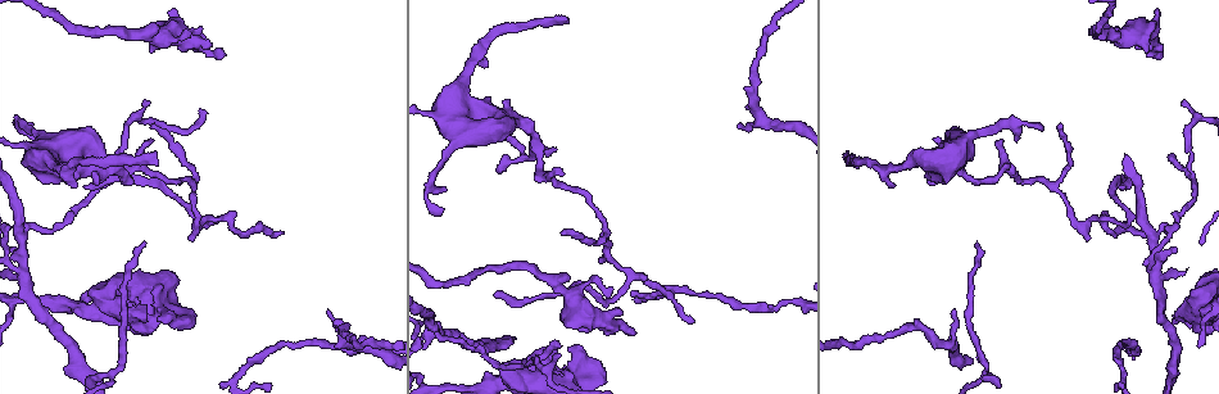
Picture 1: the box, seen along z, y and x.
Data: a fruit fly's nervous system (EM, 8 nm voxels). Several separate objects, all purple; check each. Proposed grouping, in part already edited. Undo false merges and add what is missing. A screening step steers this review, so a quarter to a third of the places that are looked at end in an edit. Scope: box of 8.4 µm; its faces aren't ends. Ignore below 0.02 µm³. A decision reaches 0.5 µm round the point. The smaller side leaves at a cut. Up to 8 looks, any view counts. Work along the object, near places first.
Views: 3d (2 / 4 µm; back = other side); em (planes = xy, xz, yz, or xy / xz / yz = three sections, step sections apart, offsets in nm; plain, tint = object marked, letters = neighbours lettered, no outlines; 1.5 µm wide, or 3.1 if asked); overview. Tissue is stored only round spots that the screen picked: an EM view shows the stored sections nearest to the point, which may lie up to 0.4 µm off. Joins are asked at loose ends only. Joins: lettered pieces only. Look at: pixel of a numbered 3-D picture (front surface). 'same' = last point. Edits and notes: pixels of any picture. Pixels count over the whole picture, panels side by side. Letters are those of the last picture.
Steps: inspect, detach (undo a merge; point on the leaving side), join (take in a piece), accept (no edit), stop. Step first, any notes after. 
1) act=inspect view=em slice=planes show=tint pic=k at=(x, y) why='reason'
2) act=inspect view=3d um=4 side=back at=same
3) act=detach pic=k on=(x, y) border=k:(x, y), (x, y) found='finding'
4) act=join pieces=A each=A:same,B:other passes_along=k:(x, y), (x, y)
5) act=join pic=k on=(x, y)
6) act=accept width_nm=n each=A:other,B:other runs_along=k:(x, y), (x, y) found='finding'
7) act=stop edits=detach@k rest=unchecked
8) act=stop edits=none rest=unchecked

act=inspect view=em slice=planes show=tint pic=1 at=(1111, 34) why='sudden change in width'

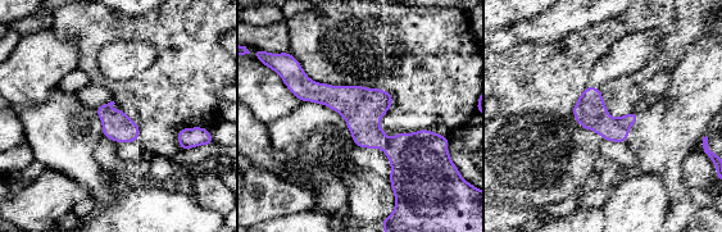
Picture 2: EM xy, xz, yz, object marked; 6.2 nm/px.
act=inspect view=em slice=planes show=letters at=same why='what lies round it'

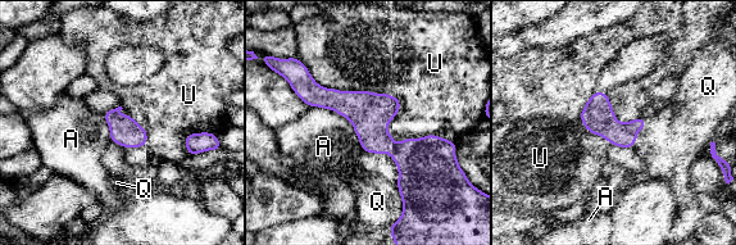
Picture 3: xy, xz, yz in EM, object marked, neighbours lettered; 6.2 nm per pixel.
act=accept width_nm=190 each=A:other,Q:other,U:other border=3:(309, 107), (344, 116), (363, 150) found='one cell here'

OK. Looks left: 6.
act=inspect view=em slice=planes show=letters pic=1 at=(150, 125) why='an open end'

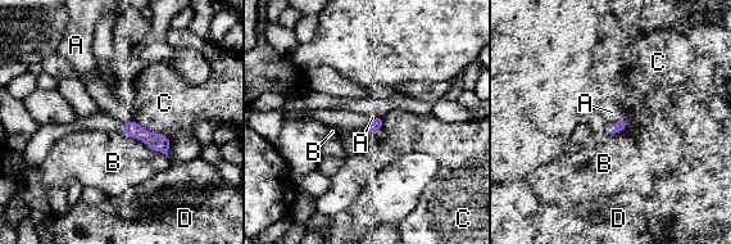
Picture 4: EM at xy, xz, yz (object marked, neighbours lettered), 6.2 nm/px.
act=accept each=A:other,B:other,C:other,D:other border=4:(132, 118), (125, 122) found='no lettered piece goes on from it'

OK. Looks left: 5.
act=inspect view=3d um=4 pic=1 at=(632, 332) why='free end'

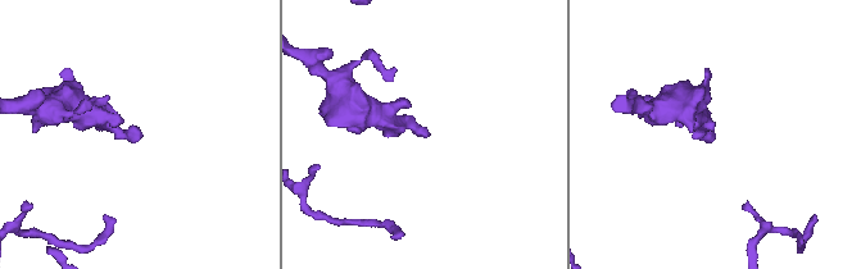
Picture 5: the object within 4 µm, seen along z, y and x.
act=inspect view=em slice=xy step=4 show=letters pic=5 at=(709, 139)

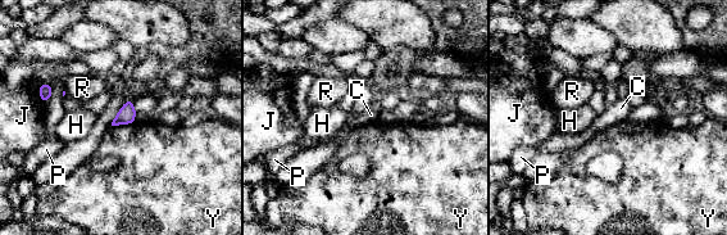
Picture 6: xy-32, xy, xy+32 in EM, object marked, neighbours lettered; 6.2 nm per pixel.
act=inspect view=em slice=planes show=letters at=same

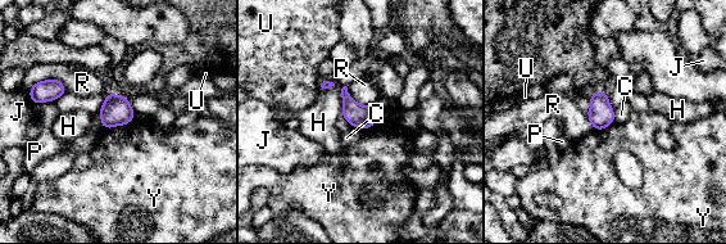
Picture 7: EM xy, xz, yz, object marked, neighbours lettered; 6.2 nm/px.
act=accept longest_contact=R:220nm each=C:other,H:other,J:other,P:other,R:other,U:other,Y:other border=7:(134, 118), (125, 125), (103, 129) found='no lettered piece goes on from it'

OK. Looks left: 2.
act=stop edits=none rest=unchecked

